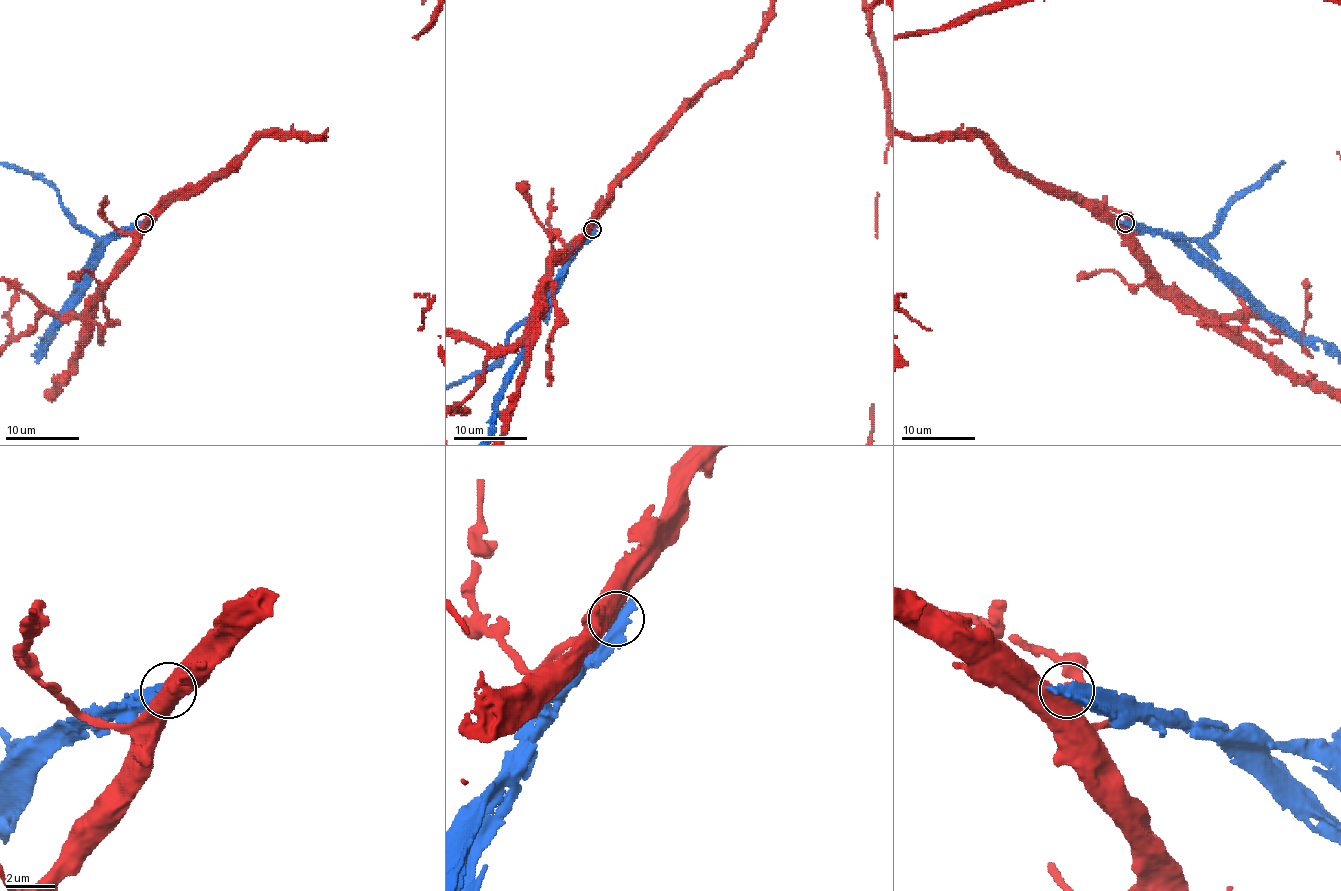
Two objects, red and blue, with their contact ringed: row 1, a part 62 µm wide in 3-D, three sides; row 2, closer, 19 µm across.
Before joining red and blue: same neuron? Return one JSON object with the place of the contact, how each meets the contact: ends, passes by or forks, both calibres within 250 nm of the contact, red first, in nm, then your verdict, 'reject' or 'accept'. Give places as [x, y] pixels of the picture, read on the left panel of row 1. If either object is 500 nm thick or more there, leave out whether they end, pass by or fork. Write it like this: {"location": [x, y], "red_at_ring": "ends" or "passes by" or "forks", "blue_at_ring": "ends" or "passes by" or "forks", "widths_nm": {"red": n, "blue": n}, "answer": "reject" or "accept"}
{"location": [144, 223], "widths_nm": {"red": 750, "blue": 600}, "answer": "reject"}

